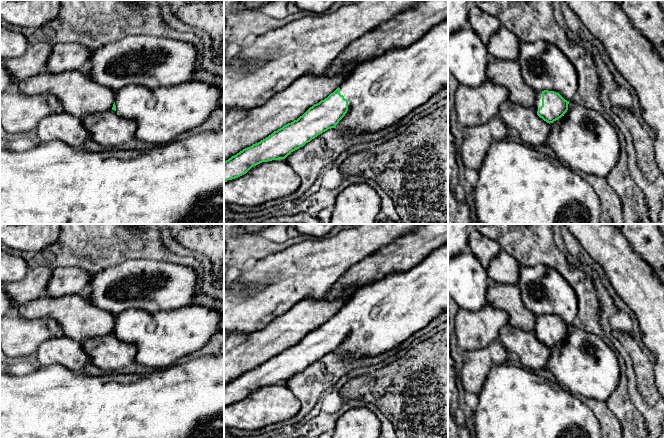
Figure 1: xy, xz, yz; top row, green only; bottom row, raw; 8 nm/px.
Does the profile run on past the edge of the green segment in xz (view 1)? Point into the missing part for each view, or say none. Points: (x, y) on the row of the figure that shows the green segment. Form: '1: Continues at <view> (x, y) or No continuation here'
1: Continues at xz (381, 91)

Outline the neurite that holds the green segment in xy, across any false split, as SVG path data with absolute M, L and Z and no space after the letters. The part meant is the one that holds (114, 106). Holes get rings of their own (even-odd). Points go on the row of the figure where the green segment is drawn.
M195 80L154 90L129 85L116 92L112 110L136 122L134 138L157 146L204 123L219 107L220 94L217 87Z

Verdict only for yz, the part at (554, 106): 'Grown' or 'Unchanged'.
Grown

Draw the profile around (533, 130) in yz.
M506 101L501 105L498 116L508 129L518 132L521 139L529 146L547 144L550 126L537 115L532 107Z

